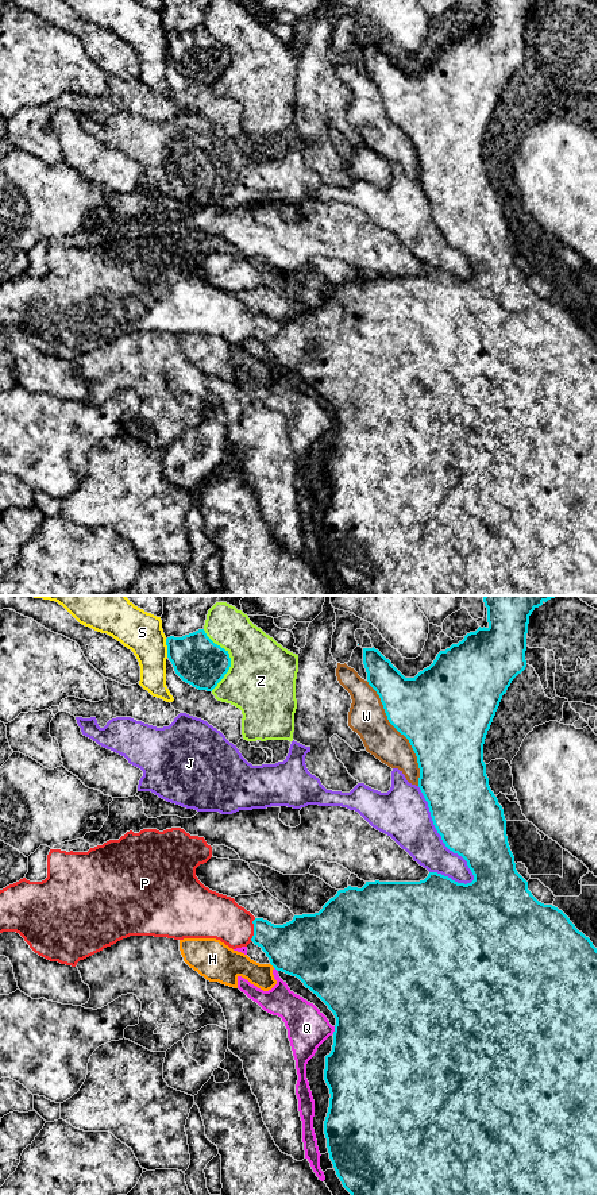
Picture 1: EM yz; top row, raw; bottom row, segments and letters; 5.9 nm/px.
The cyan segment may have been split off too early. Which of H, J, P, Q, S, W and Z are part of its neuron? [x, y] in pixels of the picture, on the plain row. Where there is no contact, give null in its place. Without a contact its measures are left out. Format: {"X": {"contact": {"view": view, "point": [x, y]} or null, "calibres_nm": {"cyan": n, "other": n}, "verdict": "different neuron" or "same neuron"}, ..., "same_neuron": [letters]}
{"H": {"contact": {"view": "yz", "point": [273, 361]}, "calibres_nm": {"cyan": 400, "other": 160}, "verdict": "different neuron"}, "J": {"contact": {"view": "yz", "point": [442, 232]}, "calibres_nm": {"cyan": 400, "other": 300}, "verdict": "different neuron"}, "P": {"contact": {"view": "yz", "point": [254, 326]}, "calibres_nm": {"cyan": 300, "other": 280}, "verdict": "same neuron"}, "Q": {"contact": {"view": "yz", "point": [335, 426]}, "calibres_nm": {"cyan": 500, "other": 240}, "verdict": "different neuron"}, "S": {"contact": {"view": "yz", "point": [168, 43]}, "calibres_nm": {"cyan": 300, "other": 240}, "verdict": "different neuron"}, "W": {"contact": {"view": "yz", "point": [401, 128]}, "calibres_nm": {"cyan": 480, "other": 220}, "verdict": "different neuron"}, "Z": {"contact": {"view": "yz", "point": [230, 54]}, "calibres_nm": {"cyan": 300, "other": 400}, "verdict": "different neuron"}, "same_neuron": ["P"]}

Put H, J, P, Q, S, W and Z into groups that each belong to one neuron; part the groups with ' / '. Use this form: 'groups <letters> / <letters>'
groups H / J / P / Q W / S / Z

